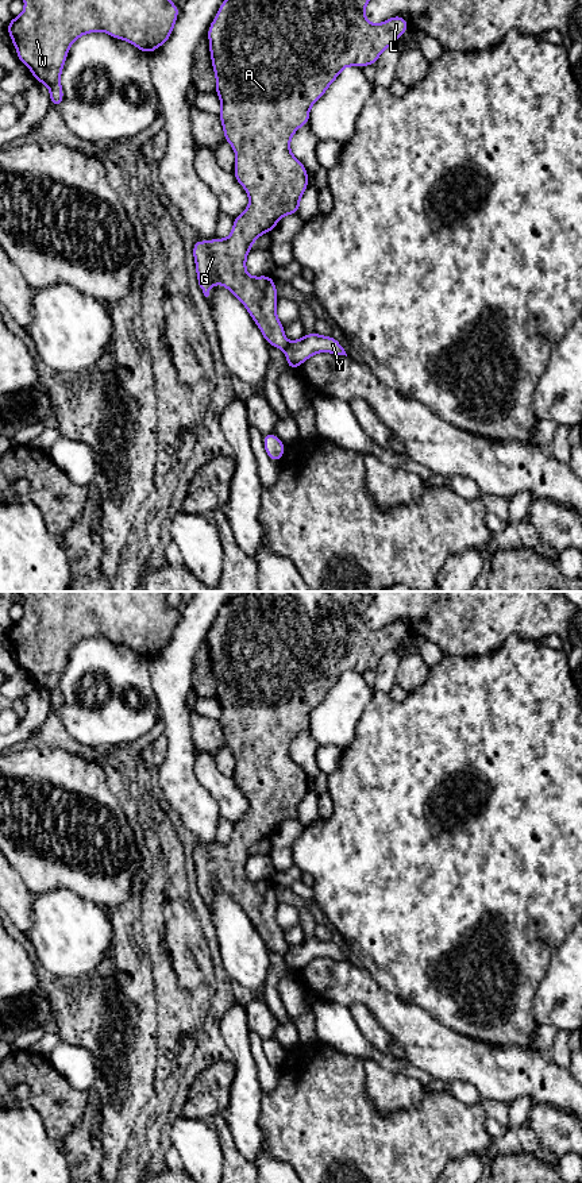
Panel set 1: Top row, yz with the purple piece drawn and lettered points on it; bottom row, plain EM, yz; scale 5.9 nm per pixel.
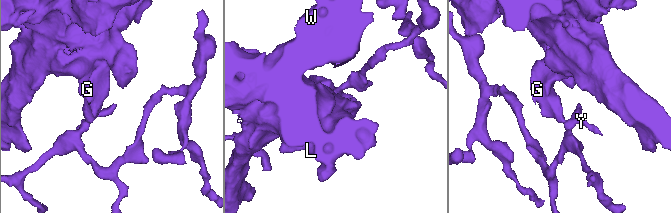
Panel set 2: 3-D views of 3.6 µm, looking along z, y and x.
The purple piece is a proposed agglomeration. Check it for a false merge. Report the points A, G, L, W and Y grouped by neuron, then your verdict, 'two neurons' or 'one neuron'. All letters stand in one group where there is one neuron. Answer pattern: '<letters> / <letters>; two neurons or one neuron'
A G L W / Y; two neurons

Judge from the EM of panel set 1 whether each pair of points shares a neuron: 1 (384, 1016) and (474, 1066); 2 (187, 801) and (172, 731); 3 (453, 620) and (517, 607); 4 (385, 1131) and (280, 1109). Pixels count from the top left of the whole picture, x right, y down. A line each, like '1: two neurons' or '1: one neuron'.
1: one neuron
2: one neuron
3: one neuron
4: one neuron

